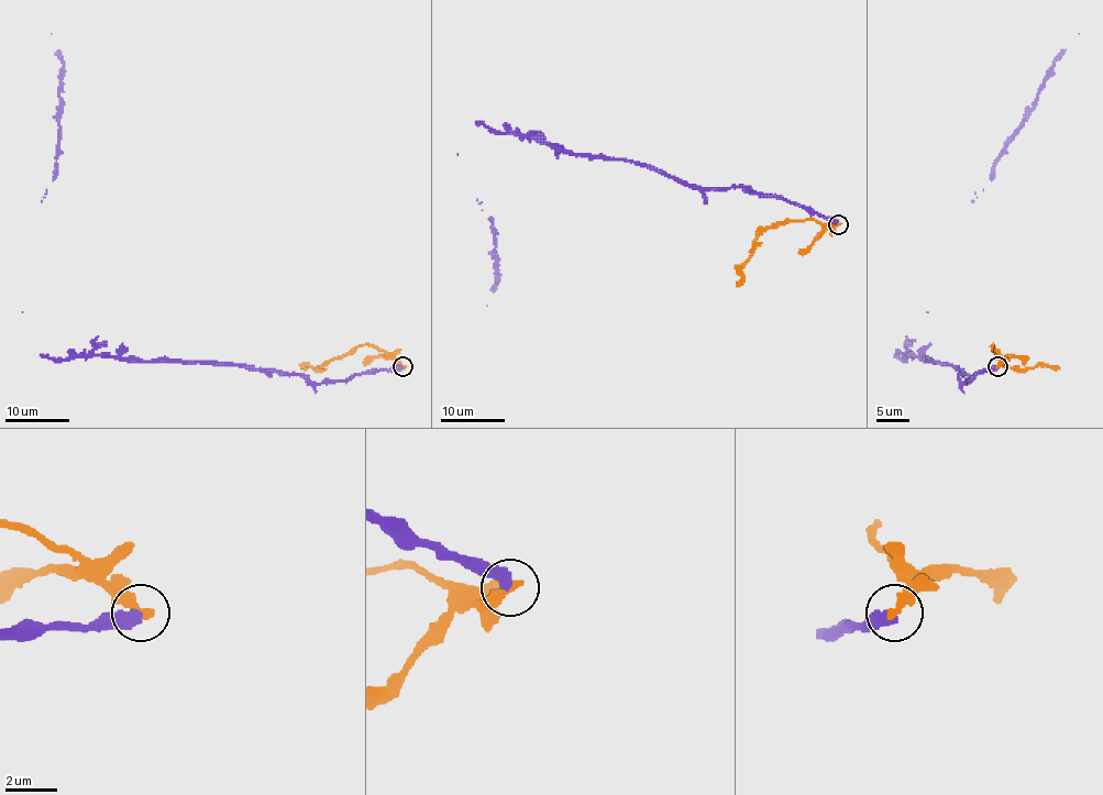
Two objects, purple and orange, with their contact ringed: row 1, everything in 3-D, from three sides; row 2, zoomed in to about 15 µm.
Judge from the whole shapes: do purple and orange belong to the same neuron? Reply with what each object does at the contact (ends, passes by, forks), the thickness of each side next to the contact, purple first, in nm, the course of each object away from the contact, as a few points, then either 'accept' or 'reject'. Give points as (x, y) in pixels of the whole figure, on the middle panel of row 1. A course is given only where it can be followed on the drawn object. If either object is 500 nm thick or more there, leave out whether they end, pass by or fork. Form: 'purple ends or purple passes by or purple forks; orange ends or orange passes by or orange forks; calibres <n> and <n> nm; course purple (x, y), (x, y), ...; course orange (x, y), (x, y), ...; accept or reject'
purple ends; orange ends; calibres 440 and 400 nm; course purple (838, 224), (738, 186), (690, 187), (478, 124), (458, 155), (493, 227), (487, 306); course orange (838, 224), (825, 228), (818, 221), (787, 220), (769, 227), (756, 241), (736, 286); reject

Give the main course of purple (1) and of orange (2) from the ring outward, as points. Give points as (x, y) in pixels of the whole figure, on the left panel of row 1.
1: (403, 367), (310, 383), (235, 365), (43, 355), (22, 312), (57, 153), (63, 58), (52, 33)
2: (403, 367), (383, 351), (367, 344), (333, 357), (320, 368), (306, 364), (300, 368)

